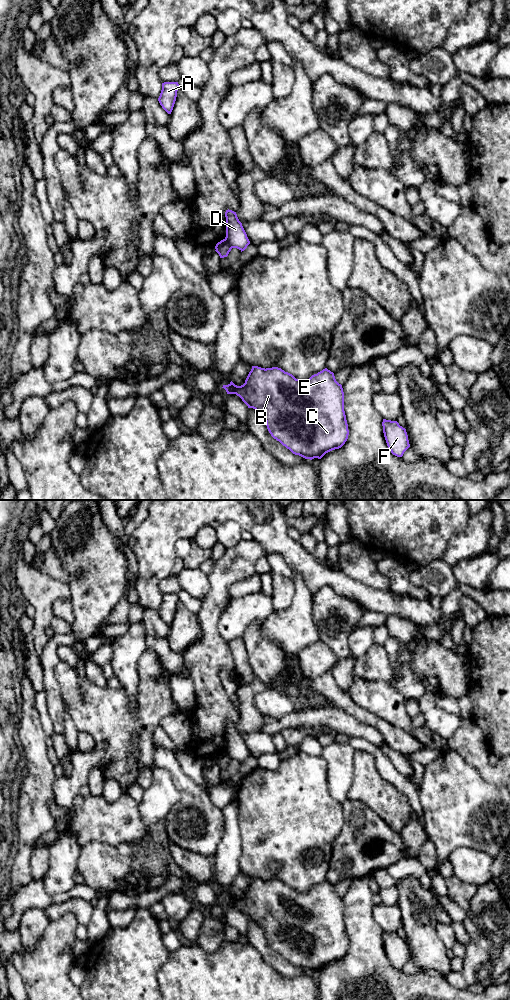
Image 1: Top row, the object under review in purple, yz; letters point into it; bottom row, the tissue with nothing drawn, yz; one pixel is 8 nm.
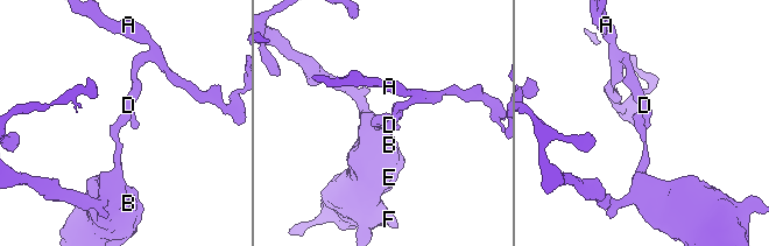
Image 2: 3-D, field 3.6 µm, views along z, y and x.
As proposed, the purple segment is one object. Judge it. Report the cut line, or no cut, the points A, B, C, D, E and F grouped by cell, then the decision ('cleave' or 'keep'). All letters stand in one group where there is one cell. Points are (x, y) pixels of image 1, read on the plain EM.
cut in yz along (225, 750), (232, 759); A D / B C E F; cleave

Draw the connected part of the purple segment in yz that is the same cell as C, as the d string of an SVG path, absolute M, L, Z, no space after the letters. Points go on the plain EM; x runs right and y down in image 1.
M252 878L243 897L237 898L231 893L222 900L227 906L239 908L248 920L262 927L271 948L295 967L321 971L326 965L341 960L348 951L343 900L327 880L307 892L299 892L278 879Z

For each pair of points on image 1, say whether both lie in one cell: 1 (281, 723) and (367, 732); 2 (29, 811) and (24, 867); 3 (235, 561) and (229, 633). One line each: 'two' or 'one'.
1: one
2: one
3: two

